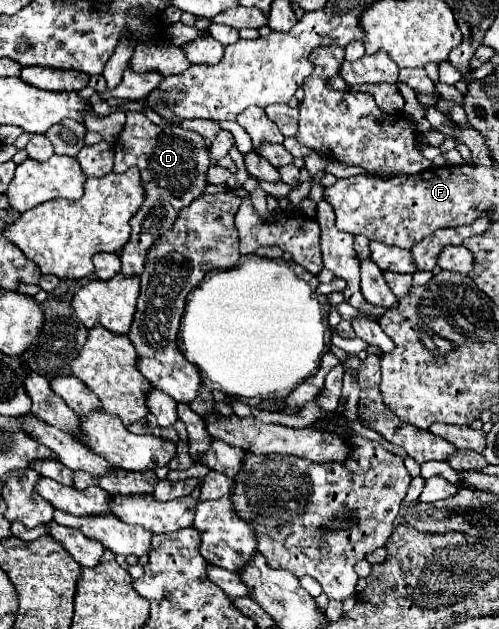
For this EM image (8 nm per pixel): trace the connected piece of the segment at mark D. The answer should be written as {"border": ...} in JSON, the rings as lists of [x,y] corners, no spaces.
{"border":[[[127,112],[127,122],[119,134],[121,146],[115,146],[115,172],[123,172],[131,166],[141,170],[145,202],[139,212],[131,218],[131,238],[121,254],[121,272],[123,274],[141,274],[143,260],[147,250],[155,240],[161,238],[167,230],[171,230],[179,210],[187,208],[197,196],[207,188],[207,168],[211,166],[211,158],[207,156],[205,138],[197,132],[175,128],[155,126],[143,112]]]}

